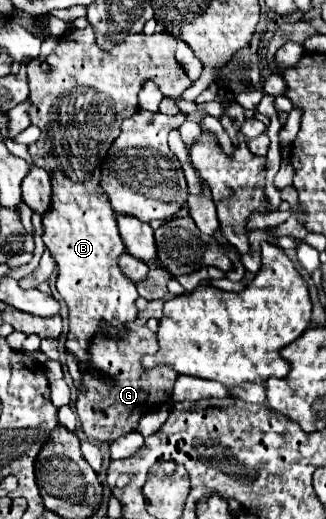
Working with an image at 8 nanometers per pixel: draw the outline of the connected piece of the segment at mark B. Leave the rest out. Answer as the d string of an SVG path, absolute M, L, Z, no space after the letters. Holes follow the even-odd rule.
M87 26L87 28L83 28L83 30L67 30L61 38L59 38L59 44L57 44L57 48L55 48L55 52L47 58L47 64L49 64L49 70L43 70L41 66L39 66L39 62L37 60L31 60L31 62L27 62L27 80L29 80L29 88L31 88L31 94L29 94L29 98L31 98L31 110L29 110L29 118L31 118L31 124L35 124L39 130L41 130L41 138L39 138L39 142L37 144L31 144L29 146L29 150L31 150L31 156L33 156L33 162L37 164L37 166L45 166L45 170L51 174L51 184L53 184L53 194L51 194L51 210L47 210L47 214L43 214L43 242L45 242L45 246L47 246L47 250L53 254L53 258L55 258L55 262L57 262L57 270L59 270L59 276L57 276L57 292L61 294L61 298L65 300L65 304L67 304L67 308L69 308L69 334L67 334L67 342L65 342L65 348L69 350L69 352L73 352L75 354L75 358L77 358L77 362L83 362L83 364L87 364L87 368L91 368L91 364L89 364L89 360L87 360L87 342L97 334L97 326L99 326L99 320L105 320L105 322L109 322L113 328L117 328L117 330L125 330L125 322L131 322L131 320L135 320L137 318L137 308L135 308L135 300L137 300L137 290L135 290L135 284L121 272L121 268L119 268L119 264L117 264L117 258L119 258L119 254L125 250L125 246L123 246L123 240L121 240L121 236L119 236L119 230L117 230L117 220L115 220L115 212L111 210L111 204L107 202L107 194L103 194L103 190L101 190L101 186L99 186L99 178L101 178L101 166L103 164L99 164L99 162L103 162L103 158L107 158L107 150L111 148L111 142L117 138L117 134L119 134L119 126L121 126L121 122L123 122L123 118L127 118L127 116L131 116L135 110L137 110L137 94L139 94L139 90L141 90L141 86L143 86L143 82L145 80L155 80L157 84L159 84L159 88L161 88L161 92L165 94L165 96L171 96L171 98L179 98L191 84L193 84L193 80L189 80L189 76L185 74L185 70L181 68L181 64L175 60L175 46L177 46L177 40L175 38L171 38L171 36L167 36L167 34L153 34L153 36L147 36L147 34L129 34L123 42L119 42L119 46L113 46L111 50L103 50L97 42L95 42L95 28L91 28L91 26ZM81 126L81 136L75 136L75 128L79 128Z

